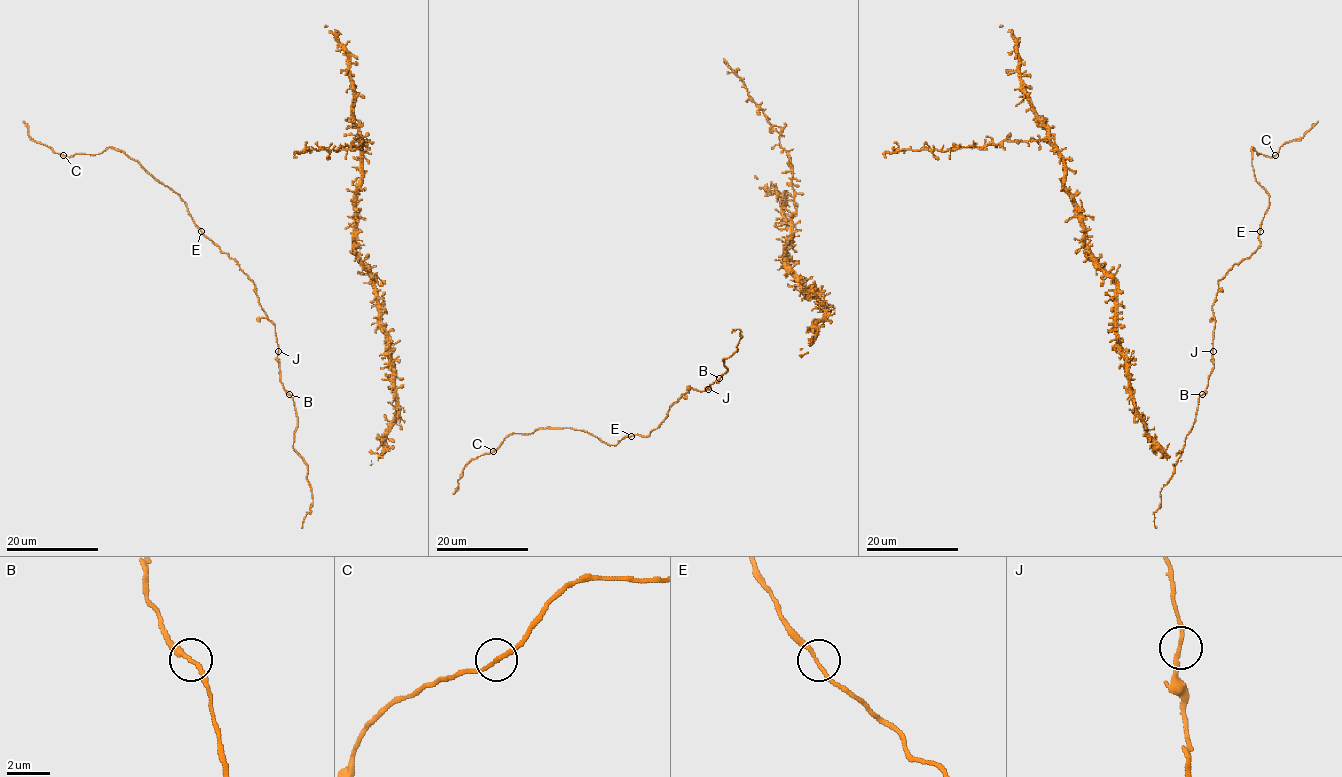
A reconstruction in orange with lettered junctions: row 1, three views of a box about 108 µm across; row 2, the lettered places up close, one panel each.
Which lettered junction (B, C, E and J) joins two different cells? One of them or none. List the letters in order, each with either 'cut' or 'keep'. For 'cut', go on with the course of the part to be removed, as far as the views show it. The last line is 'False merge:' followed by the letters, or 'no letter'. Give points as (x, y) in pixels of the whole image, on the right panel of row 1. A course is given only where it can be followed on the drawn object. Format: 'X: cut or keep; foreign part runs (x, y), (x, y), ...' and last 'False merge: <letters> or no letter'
B: keep
C: keep
E: keep
J: keep
False merge: no letter

